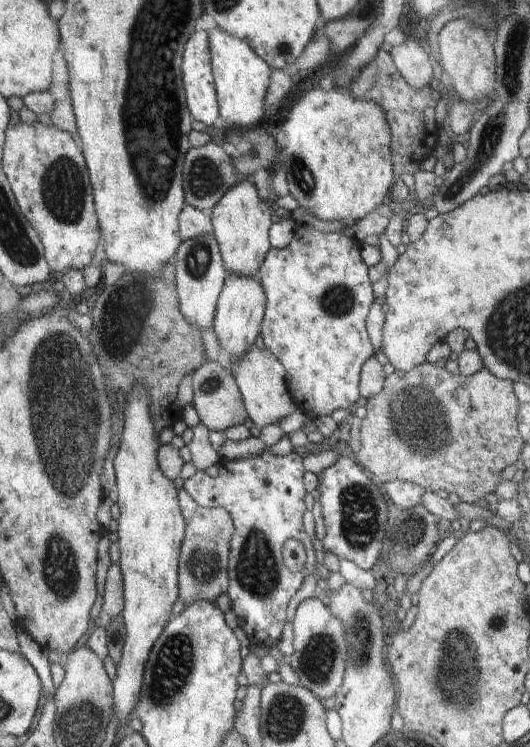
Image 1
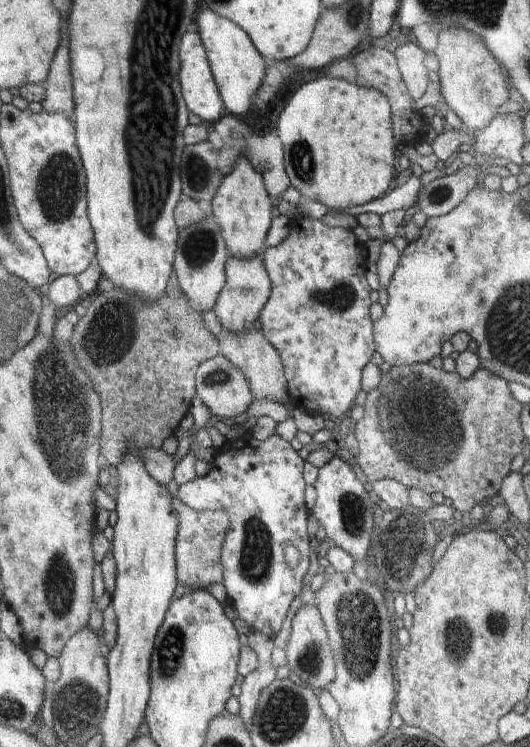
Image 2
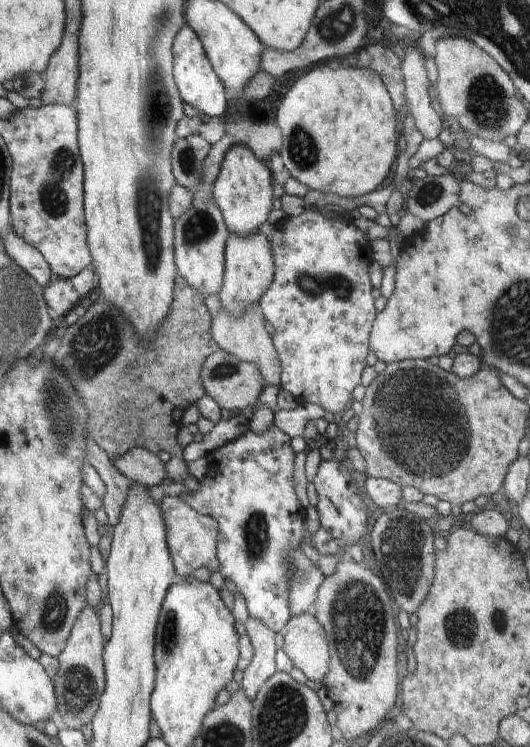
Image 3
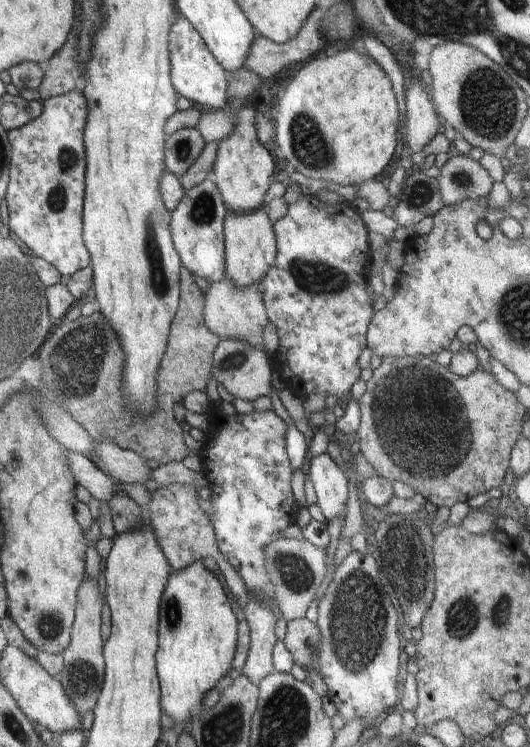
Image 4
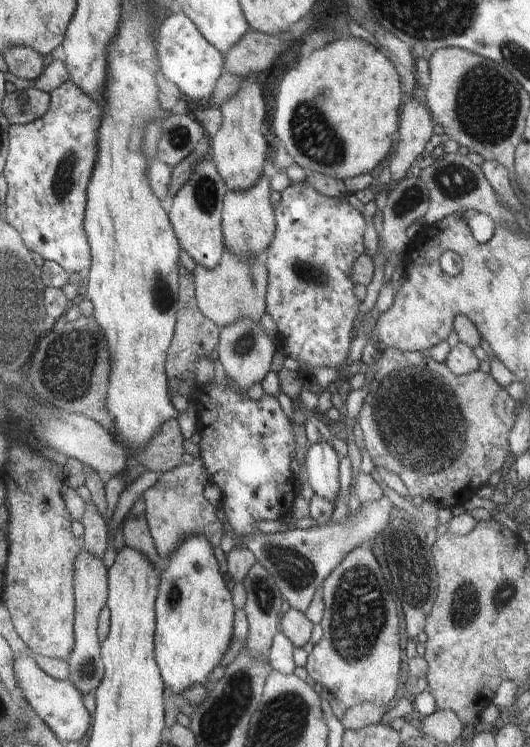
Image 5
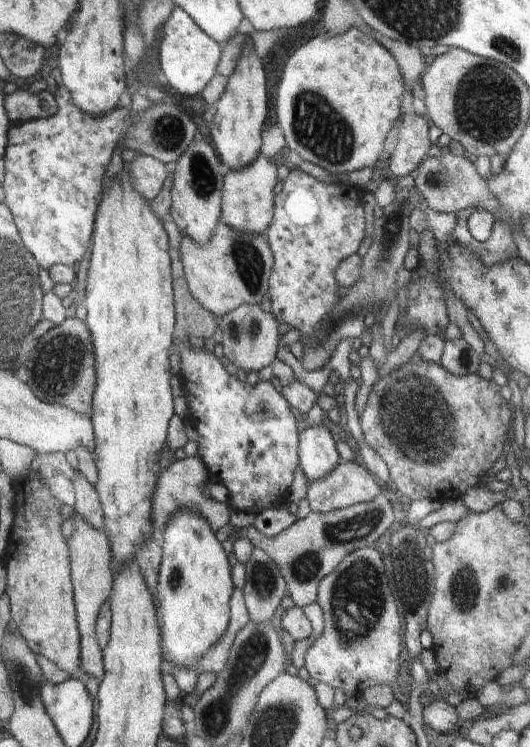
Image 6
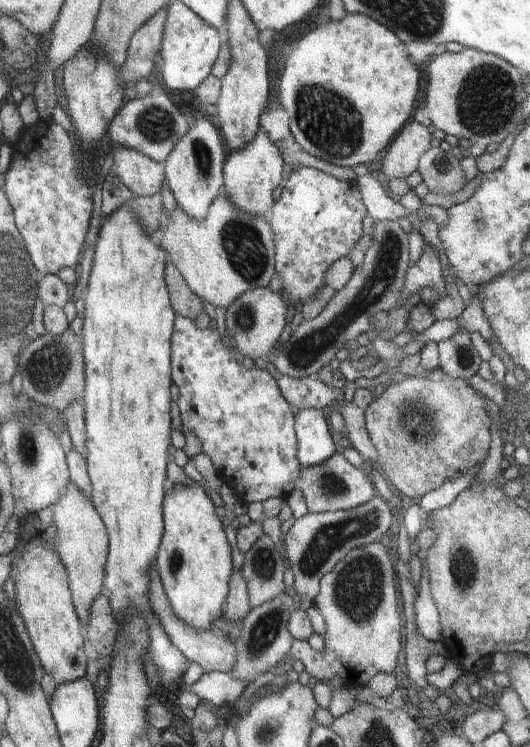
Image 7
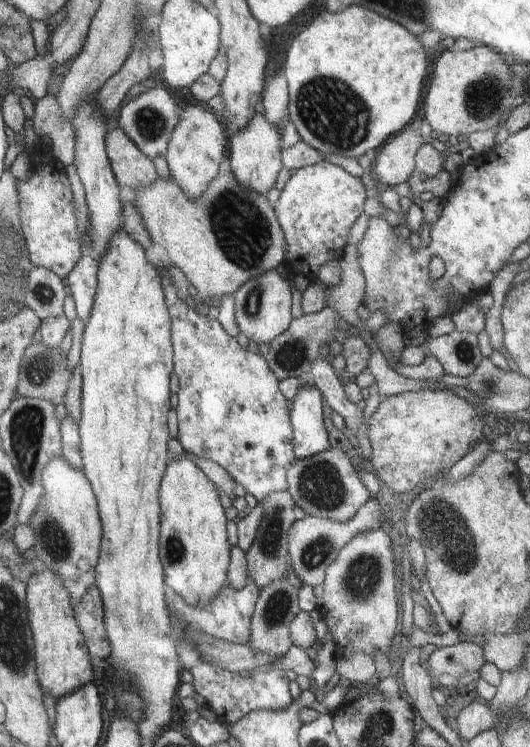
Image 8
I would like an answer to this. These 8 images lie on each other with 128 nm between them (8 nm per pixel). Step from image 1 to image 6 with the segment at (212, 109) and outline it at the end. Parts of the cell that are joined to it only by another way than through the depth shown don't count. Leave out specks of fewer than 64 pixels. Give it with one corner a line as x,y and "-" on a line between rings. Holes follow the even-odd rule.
174,7
170,18
162,25
164,38
158,48
160,56
160,75
168,88
176,89
180,94
196,96
210,82
217,73
223,50
222,45
210,38
195,22
182,10

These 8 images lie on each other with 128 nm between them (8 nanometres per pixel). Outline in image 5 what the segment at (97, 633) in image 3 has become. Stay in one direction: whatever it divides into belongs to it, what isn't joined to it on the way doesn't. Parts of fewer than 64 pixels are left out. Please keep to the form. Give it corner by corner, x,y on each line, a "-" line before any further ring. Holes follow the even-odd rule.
82,550
75,560
73,593
75,594
75,615
73,620
74,648
65,660
69,666
67,680
78,689
82,698
94,694
100,686
105,673
101,659
101,642
98,640
97,628
100,611
107,606
108,585
107,567
102,559
93,557
88,551

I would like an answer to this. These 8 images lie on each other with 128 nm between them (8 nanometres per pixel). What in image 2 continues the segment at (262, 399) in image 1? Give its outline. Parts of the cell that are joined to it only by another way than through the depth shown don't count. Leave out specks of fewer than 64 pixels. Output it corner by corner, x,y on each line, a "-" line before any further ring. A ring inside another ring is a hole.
258,327
248,330
248,332
228,332
228,330
222,328
217,340
220,346
219,355
228,358
236,368
242,370
242,374
246,374
254,401
266,398
266,400
282,403
290,410
287,382
278,350
264,338
264,334

